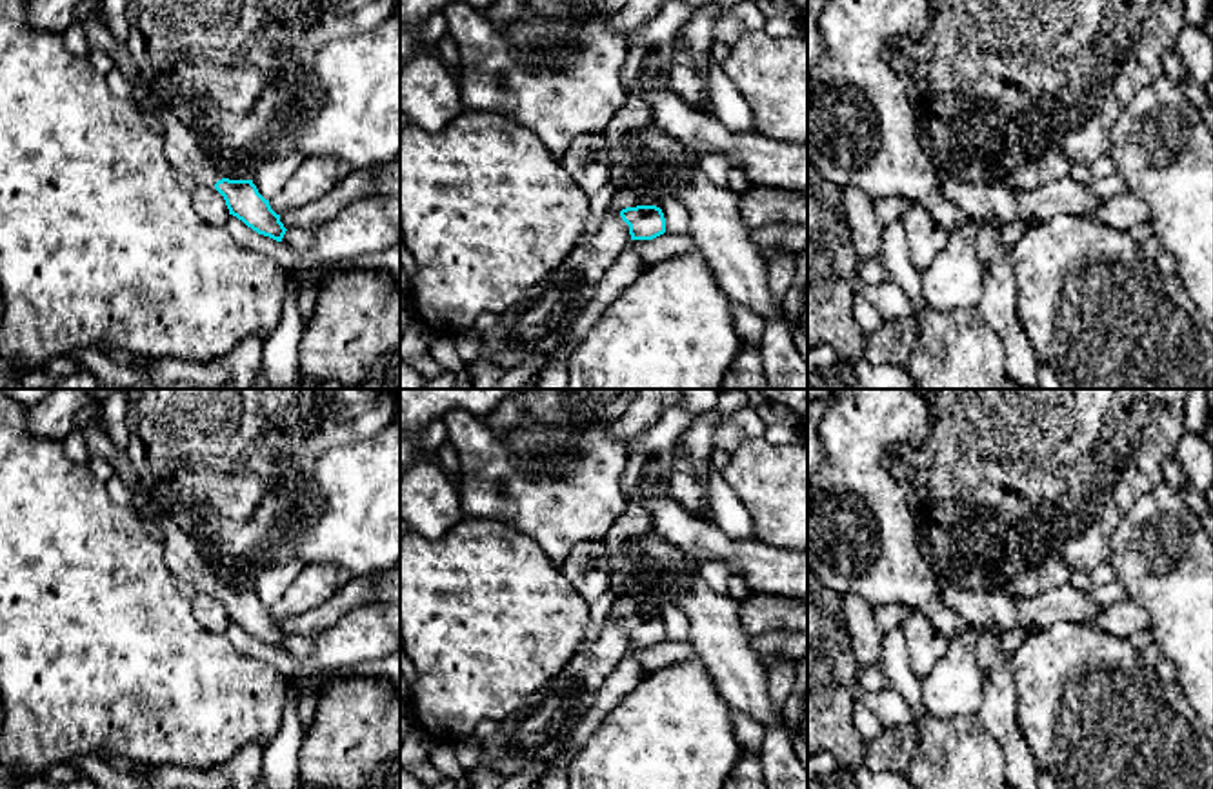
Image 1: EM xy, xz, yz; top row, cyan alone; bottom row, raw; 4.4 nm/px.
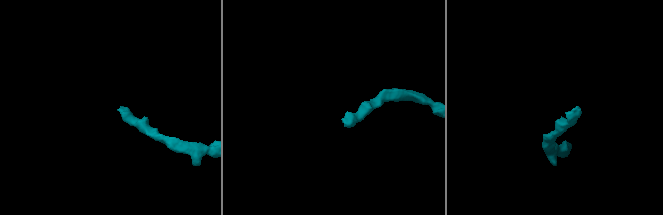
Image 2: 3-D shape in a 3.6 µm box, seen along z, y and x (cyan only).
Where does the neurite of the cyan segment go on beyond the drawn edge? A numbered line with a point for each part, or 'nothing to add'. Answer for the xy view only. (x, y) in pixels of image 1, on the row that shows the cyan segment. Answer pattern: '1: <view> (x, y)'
1: xy (182, 151)

